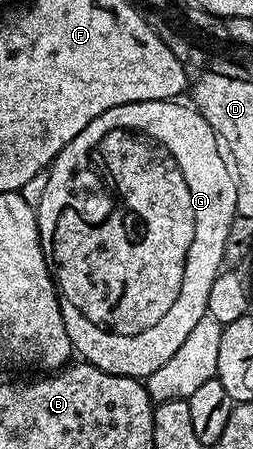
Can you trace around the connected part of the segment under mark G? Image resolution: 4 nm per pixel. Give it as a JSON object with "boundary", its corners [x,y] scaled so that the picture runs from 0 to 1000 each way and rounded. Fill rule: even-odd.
{"boundary":[[[708,223],[530,227],[431,241],[431,249],[383,258],[383,267],[344,278],[202,363],[154,459],[146,450],[154,539],[194,568],[194,599],[292,786],[356,815],[462,837],[581,844],[593,833],[621,829],[621,820],[636,820],[636,811],[652,811],[652,802],[676,800],[715,766],[731,766],[779,713],[822,699],[826,641],[842,641],[842,624],[885,599],[889,526],[905,526],[905,499],[937,481],[929,392],[874,332],[870,310],[783,245],[751,234],[719,236],[715,229]]]}

